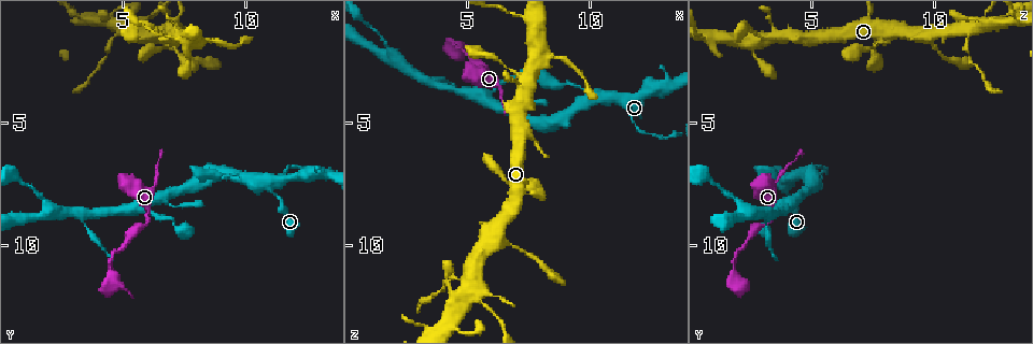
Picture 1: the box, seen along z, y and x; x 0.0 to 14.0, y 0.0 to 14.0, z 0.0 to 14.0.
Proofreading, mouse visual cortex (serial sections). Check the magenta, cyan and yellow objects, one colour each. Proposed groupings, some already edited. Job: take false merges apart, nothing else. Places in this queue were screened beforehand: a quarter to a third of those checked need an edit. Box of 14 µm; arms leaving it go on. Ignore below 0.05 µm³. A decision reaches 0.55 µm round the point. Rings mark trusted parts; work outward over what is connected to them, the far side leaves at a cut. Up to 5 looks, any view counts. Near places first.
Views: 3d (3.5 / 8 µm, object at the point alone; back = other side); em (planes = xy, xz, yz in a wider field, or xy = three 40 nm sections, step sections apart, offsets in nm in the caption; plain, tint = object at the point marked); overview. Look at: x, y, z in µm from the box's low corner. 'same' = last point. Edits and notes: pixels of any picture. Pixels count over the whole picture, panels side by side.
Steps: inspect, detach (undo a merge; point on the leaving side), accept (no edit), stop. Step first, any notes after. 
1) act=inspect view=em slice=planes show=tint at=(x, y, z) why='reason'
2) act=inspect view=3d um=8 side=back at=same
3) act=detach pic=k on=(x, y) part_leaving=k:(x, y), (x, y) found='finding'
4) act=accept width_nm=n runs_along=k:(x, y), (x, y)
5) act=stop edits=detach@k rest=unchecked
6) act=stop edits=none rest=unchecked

act=inspect view=3d um=3.5 at=(8.7, 1.7, 2.4) why='sudden change in width'

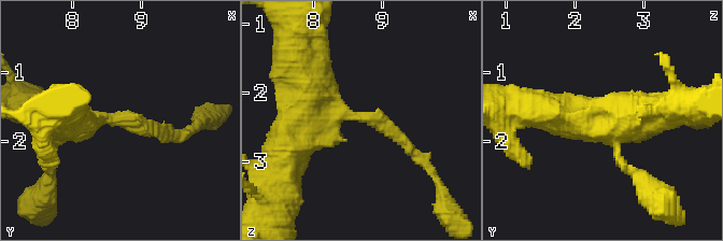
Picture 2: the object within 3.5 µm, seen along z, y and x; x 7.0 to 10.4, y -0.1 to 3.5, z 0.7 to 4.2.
act=inspect view=em slice=xy step=2 show=tint at=(8.65, 1.65, 2.35) arm_widths_nm=200,600 why='need the tissue'

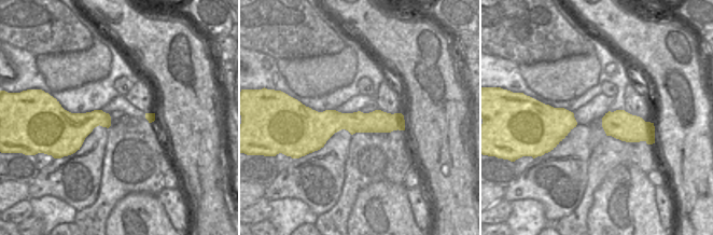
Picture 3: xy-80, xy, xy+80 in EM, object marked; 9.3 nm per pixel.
act=accept runs_along=3:(304, 110), (315, 121), (402, 127) found='all the same cell'

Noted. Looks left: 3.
act=inspect view=em slice=xy step=1 show=tint at=(6.6, 1.4, 2.8) why='a narrow waist'

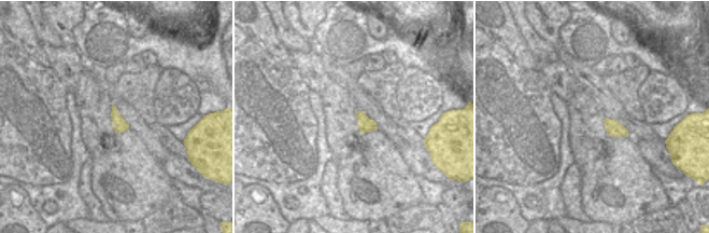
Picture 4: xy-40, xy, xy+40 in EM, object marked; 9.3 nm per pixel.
act=inspect view=3d um=3.5 at=same

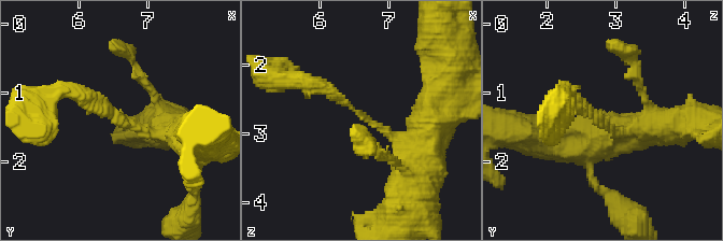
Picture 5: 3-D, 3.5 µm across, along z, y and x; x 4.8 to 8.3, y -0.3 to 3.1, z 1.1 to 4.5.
act=accept arm_widths_nm=200,250 runs_along=5:(421, 162), (403, 155), (384, 129), (311, 83) found='one cell here'

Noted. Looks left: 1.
act=stop edits=none rest=unchecked

